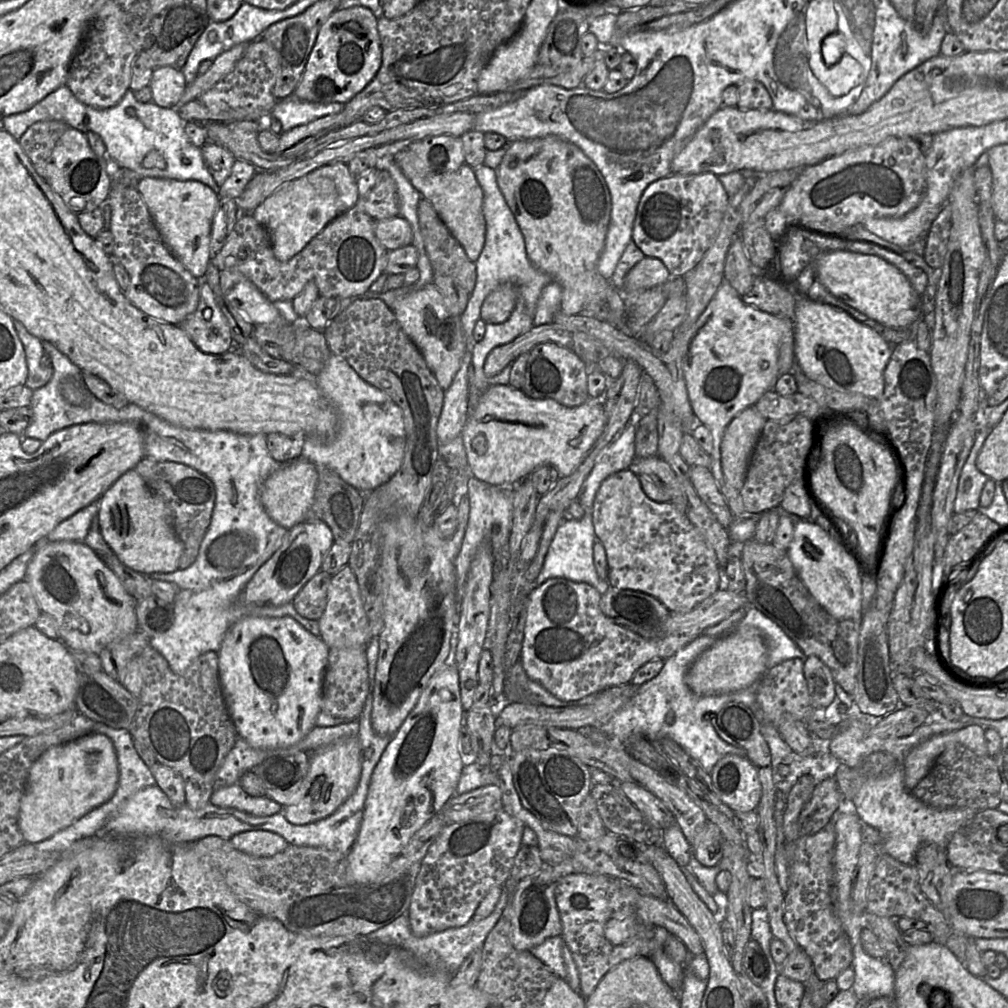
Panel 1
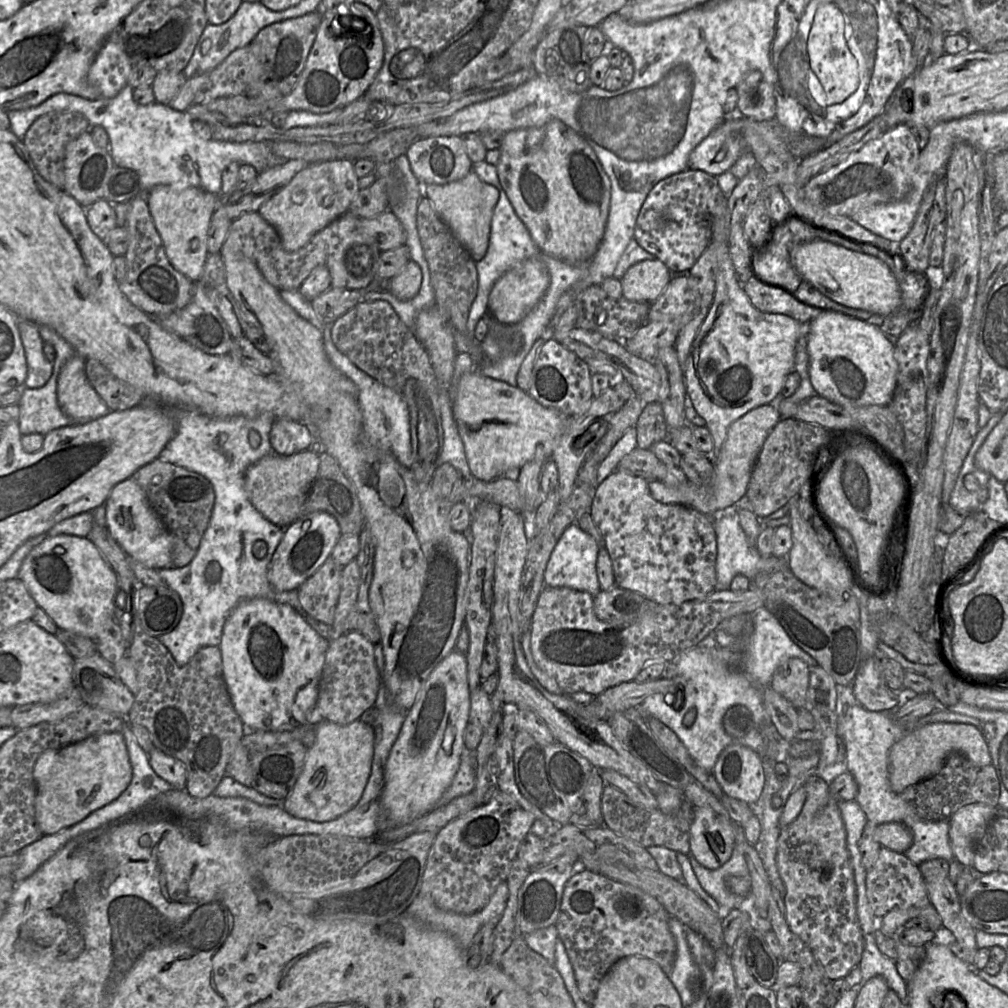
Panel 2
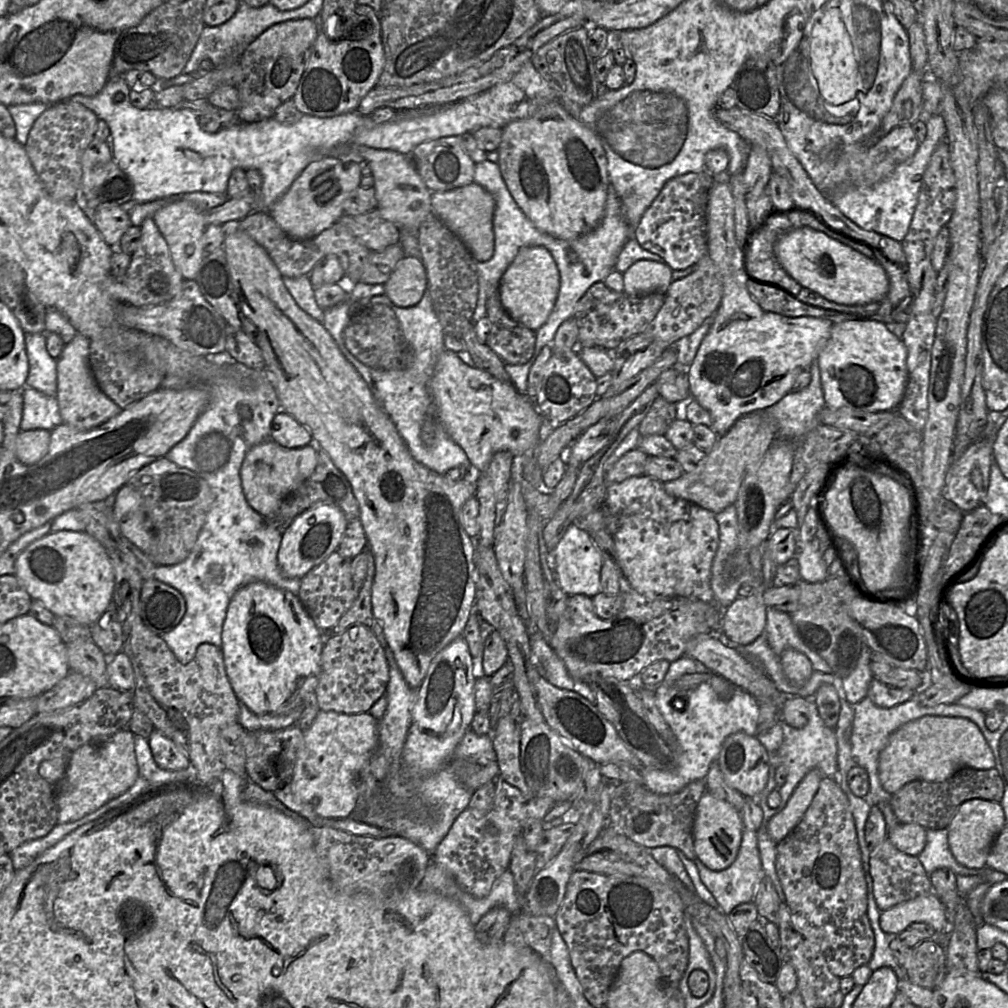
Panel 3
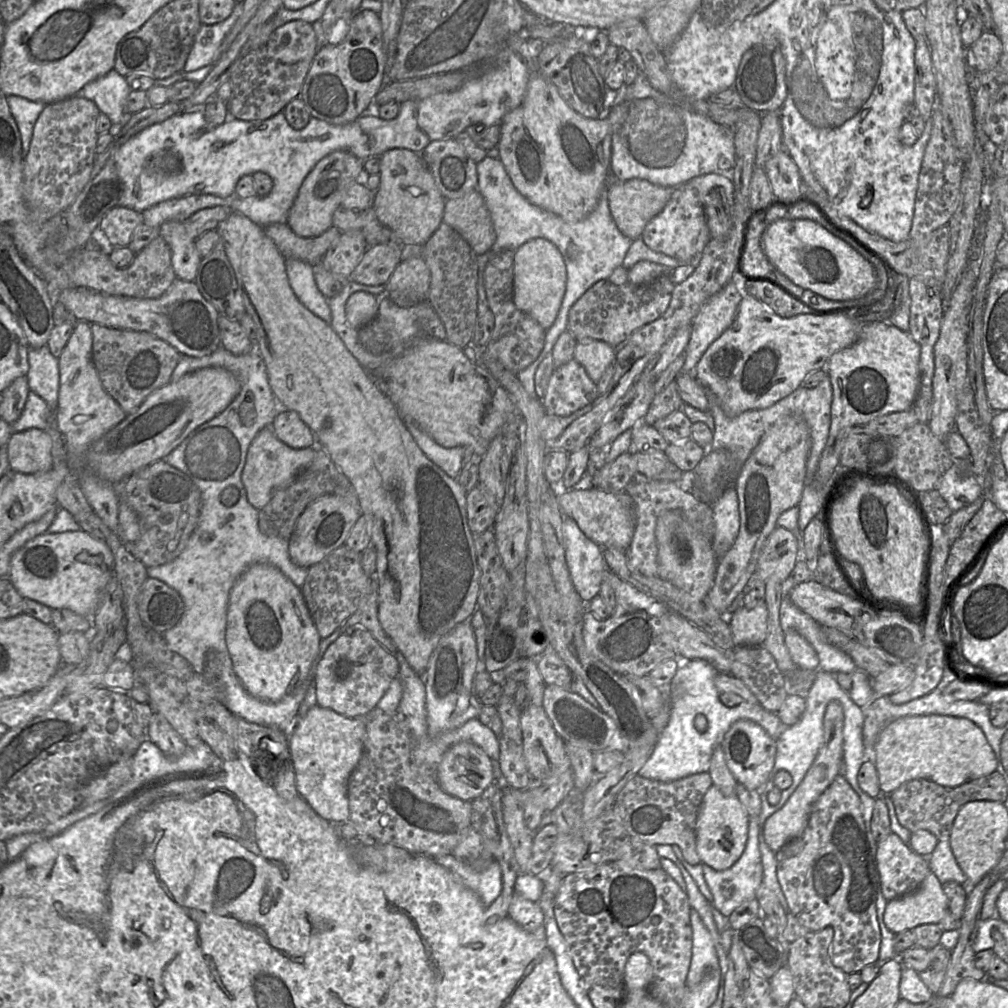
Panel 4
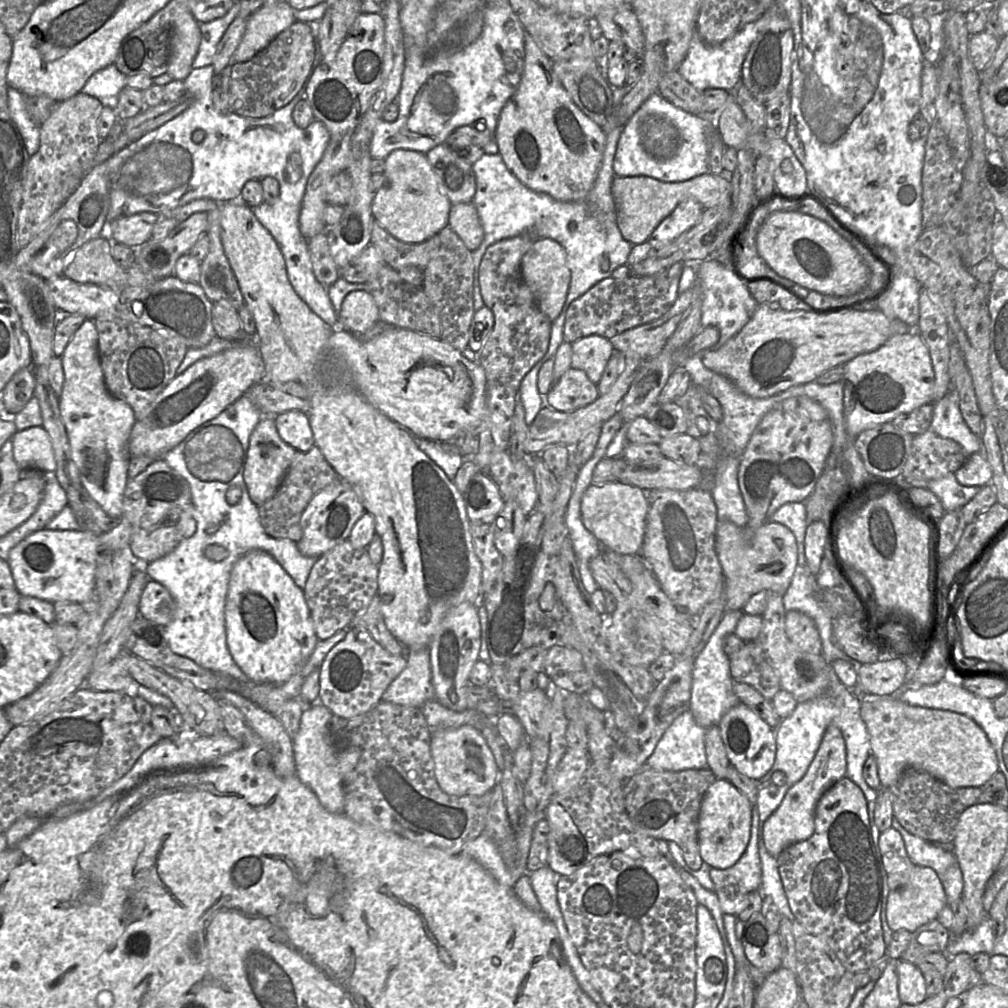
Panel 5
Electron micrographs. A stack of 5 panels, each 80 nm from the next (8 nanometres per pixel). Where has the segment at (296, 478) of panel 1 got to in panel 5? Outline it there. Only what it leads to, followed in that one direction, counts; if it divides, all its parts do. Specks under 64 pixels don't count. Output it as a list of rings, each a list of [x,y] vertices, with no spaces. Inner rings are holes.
[[[263,416],[253,430],[243,472],[249,497],[258,507],[274,495],[298,453],[279,436],[274,417]]]

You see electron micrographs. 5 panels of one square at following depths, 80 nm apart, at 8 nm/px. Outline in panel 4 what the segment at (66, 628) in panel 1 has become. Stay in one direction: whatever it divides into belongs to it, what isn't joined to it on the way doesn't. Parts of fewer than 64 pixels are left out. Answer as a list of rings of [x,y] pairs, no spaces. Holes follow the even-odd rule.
[[[84,530],[41,534],[14,553],[9,579],[24,599],[31,599],[50,609],[69,609],[92,617],[102,592],[114,575],[110,549]]]

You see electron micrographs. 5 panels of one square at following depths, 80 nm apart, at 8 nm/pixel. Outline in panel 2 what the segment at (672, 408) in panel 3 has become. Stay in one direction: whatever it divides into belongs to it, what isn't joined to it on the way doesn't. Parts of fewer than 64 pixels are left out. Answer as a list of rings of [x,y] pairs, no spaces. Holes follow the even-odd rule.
[[[658,401],[647,403],[636,422],[637,447],[650,449],[659,441],[667,439],[667,425],[662,405]]]

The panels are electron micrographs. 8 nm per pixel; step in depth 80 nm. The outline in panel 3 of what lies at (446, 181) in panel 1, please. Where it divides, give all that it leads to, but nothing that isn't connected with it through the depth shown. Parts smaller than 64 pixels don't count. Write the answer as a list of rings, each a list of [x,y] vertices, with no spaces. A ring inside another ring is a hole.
[[[472,182],[456,189],[432,192],[432,212],[466,245],[476,261],[489,260],[494,250],[493,215],[495,199],[485,188]]]

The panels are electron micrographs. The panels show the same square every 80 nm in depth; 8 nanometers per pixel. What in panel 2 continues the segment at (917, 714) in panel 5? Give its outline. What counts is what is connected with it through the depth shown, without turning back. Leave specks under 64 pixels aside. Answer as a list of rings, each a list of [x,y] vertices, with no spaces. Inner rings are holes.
[[[937,722],[913,729],[896,742],[889,752],[889,784],[900,794],[907,787],[937,774],[951,753],[961,753],[978,766],[992,764],[988,743],[983,732],[964,723]]]

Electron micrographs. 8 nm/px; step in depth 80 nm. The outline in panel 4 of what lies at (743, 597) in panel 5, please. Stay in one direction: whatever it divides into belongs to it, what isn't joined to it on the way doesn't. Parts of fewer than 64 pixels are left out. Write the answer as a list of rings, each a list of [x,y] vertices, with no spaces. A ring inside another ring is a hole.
[[[776,526],[761,548],[755,574],[764,582],[771,576],[784,582],[795,566],[797,551],[798,542],[794,534]]]

